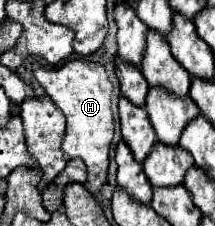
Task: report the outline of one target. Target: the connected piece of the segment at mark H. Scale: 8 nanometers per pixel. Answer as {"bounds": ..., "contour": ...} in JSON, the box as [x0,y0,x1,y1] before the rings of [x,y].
{"bounds":[33,59,113,193],"contour":[[[73,59],[61,67],[47,69],[41,63],[33,63],[35,79],[41,83],[45,93],[67,117],[67,129],[61,149],[67,157],[79,157],[87,165],[87,187],[97,193],[107,177],[109,167],[109,145],[113,139],[113,115],[111,115],[111,81],[107,79],[105,67],[95,61]]]}

